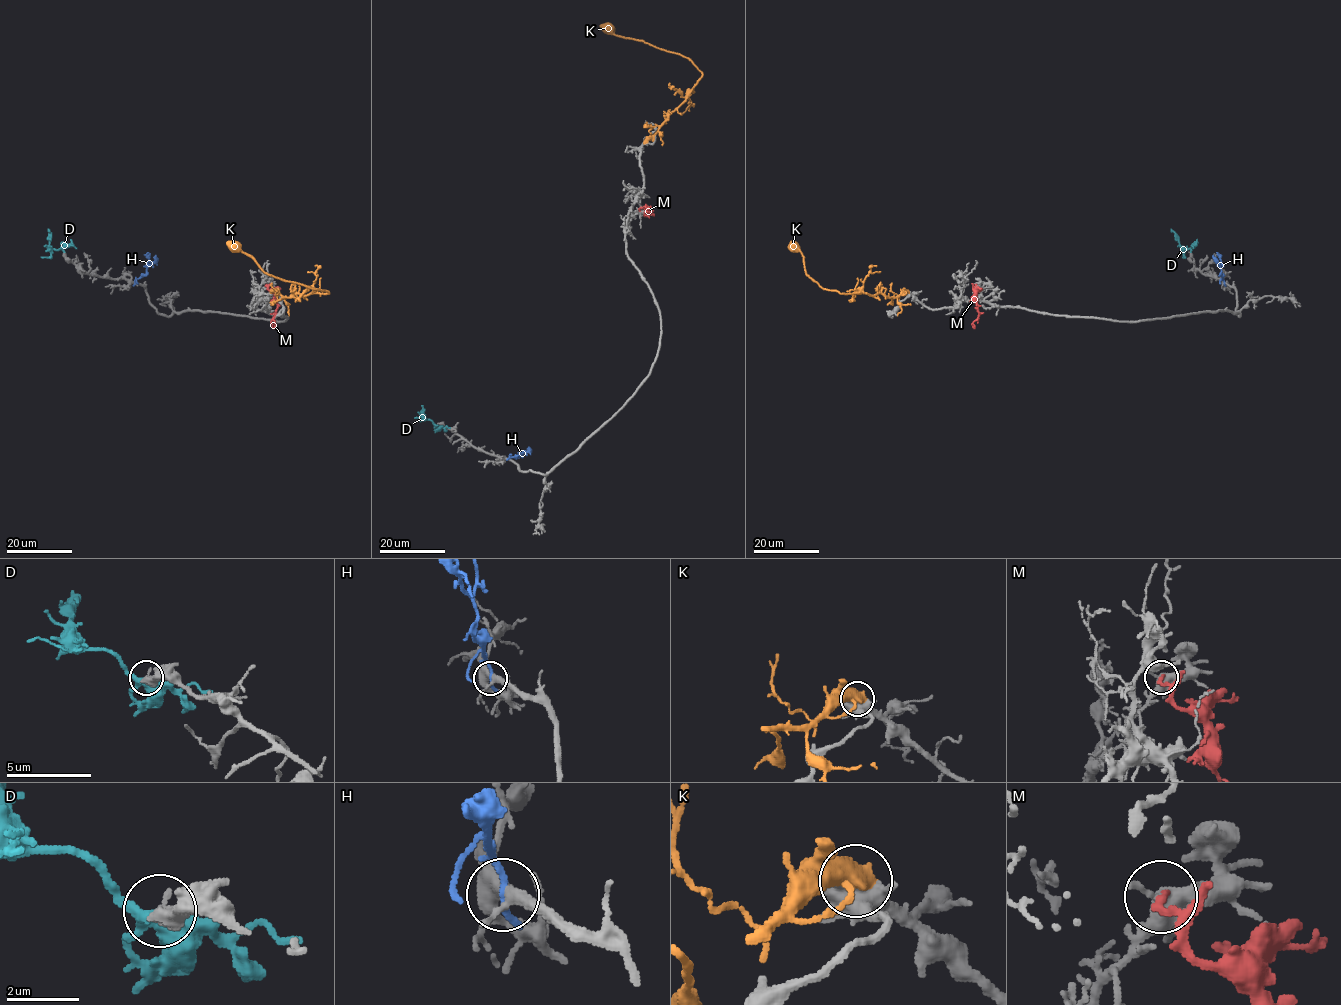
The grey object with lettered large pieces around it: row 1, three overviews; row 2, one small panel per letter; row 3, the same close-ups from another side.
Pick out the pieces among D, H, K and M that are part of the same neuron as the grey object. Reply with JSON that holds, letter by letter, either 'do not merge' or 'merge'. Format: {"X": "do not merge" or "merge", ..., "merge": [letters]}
{"D": "merge", "H": "do not merge", "K": "merge", "M": "do not merge", "merge": ["D", "K"]}

